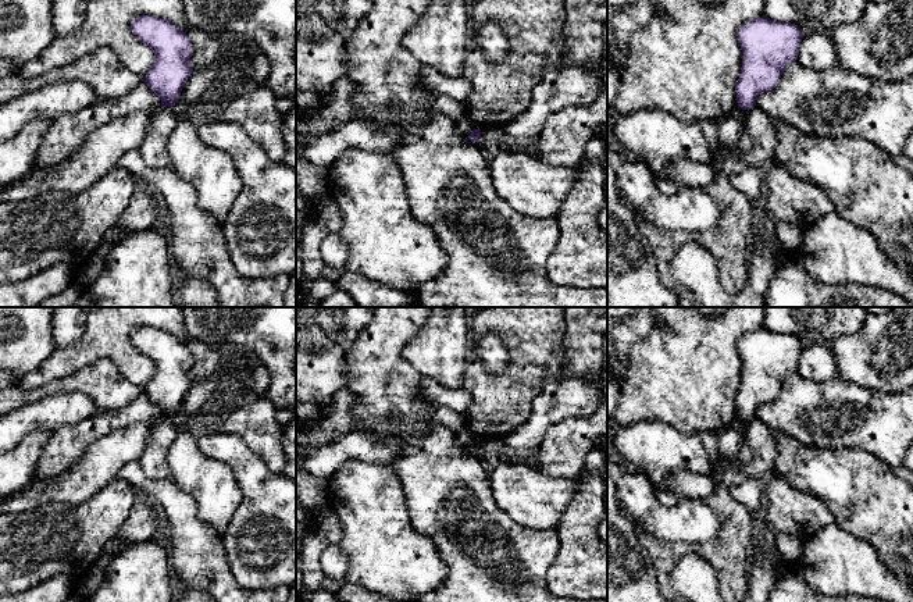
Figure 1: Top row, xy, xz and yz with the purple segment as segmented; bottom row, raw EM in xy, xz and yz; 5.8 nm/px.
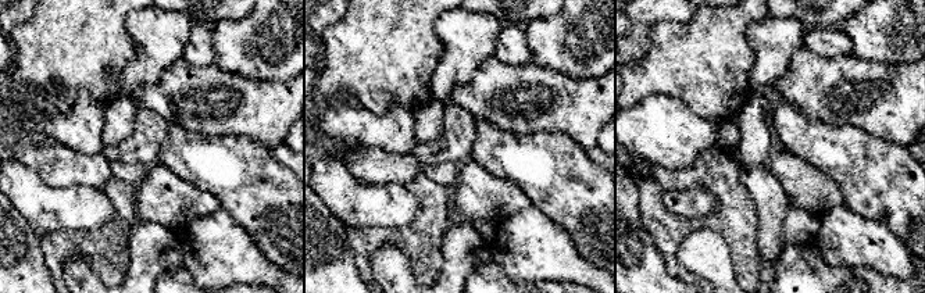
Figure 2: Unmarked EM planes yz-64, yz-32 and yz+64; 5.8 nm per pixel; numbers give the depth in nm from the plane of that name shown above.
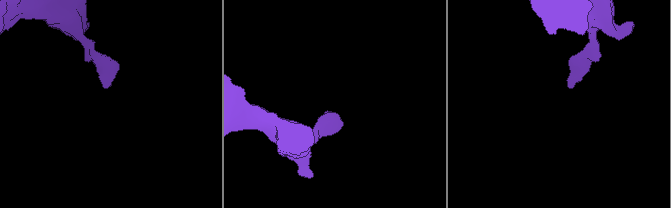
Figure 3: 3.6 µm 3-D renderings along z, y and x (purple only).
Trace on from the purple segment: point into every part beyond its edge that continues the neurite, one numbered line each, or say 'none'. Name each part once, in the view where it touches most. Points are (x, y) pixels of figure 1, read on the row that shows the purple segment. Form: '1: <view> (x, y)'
none

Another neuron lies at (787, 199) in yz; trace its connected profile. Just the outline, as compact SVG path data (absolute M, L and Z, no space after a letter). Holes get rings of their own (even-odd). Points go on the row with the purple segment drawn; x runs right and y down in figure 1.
M773 161L763 171L764 199L760 210L770 225L792 222L807 228L835 211L827 195L816 185L802 181Z

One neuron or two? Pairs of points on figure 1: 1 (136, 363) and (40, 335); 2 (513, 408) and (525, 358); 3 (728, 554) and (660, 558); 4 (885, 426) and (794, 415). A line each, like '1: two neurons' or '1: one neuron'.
1: two neurons
2: one neuron
3: one neuron
4: one neuron

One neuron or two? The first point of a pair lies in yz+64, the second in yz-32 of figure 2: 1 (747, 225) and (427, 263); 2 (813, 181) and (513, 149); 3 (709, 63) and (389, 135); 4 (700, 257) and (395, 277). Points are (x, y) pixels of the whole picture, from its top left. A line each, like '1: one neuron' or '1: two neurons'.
1: one neuron
2: two neurons
3: two neurons
4: one neuron

